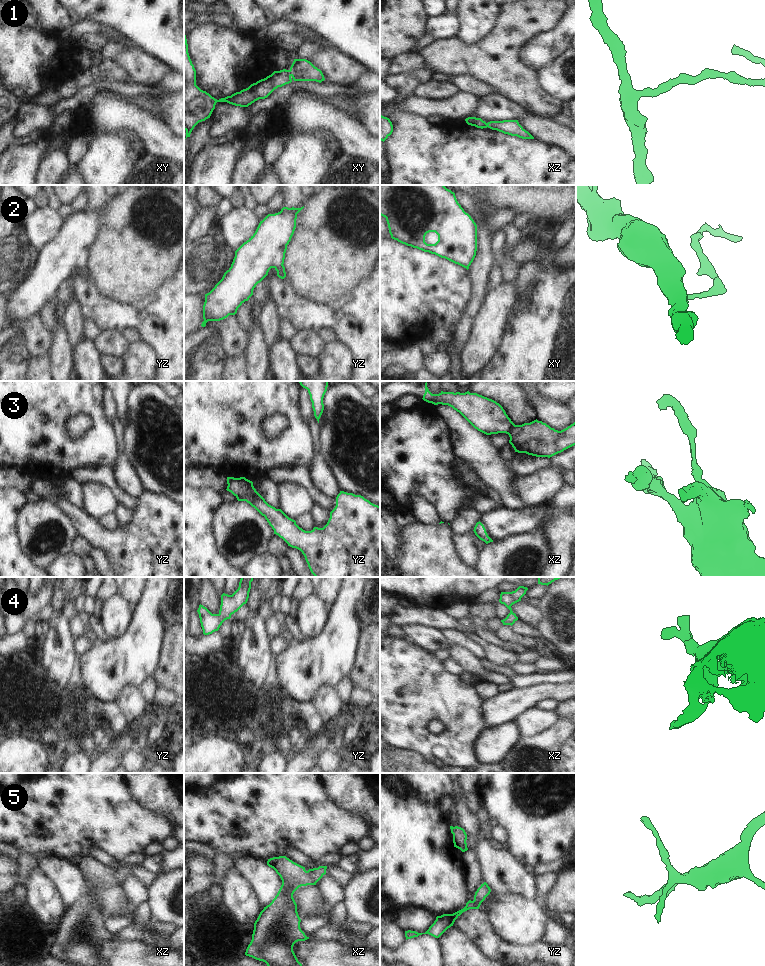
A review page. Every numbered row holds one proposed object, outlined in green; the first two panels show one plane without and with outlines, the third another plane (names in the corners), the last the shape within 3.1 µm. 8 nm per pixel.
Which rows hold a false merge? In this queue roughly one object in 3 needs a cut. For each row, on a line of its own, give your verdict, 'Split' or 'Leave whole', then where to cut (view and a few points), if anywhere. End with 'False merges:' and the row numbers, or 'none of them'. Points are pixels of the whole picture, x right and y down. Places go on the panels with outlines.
1: Leave whole. No split
2: Leave whole. No split
3: Split. Split along xz (514, 424), (507, 433)
4: Leave whole. No split
5: Leave whole. No split
False merges: 3.

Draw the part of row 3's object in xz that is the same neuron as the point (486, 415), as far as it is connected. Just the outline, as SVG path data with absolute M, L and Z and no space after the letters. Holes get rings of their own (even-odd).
M425 383L422 398L434 405L442 404L459 412L475 429L486 434L508 434L515 425L496 401L477 393L443 392L432 394Z

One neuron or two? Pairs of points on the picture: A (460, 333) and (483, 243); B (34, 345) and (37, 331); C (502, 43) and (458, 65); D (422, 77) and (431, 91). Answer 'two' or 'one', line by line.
A: one
B: one
C: one
D: two

